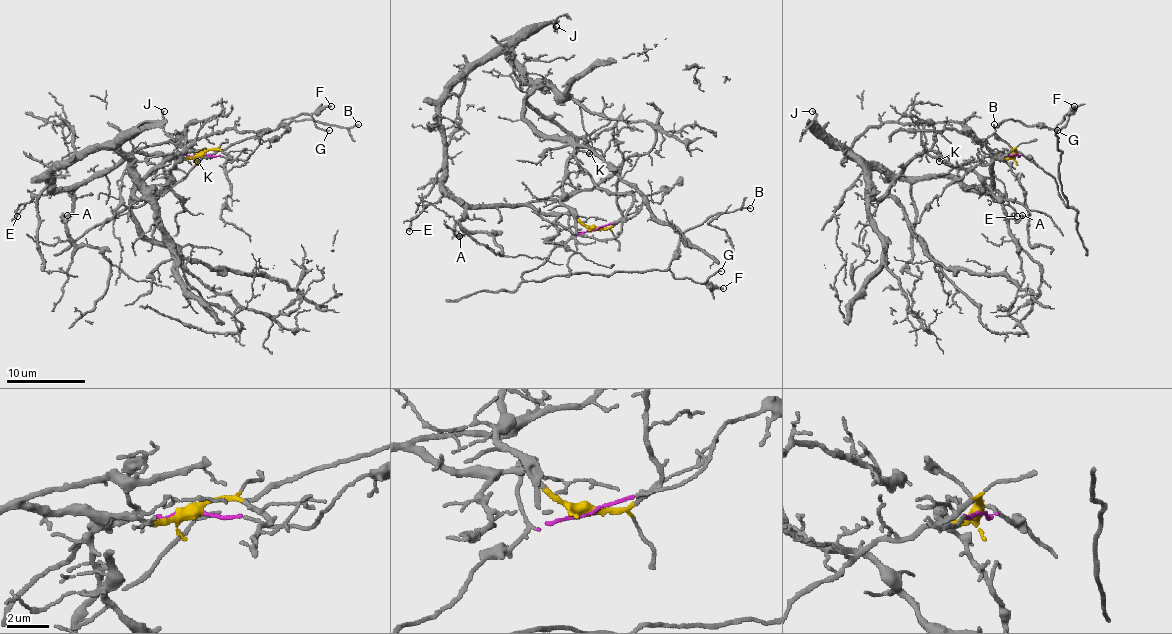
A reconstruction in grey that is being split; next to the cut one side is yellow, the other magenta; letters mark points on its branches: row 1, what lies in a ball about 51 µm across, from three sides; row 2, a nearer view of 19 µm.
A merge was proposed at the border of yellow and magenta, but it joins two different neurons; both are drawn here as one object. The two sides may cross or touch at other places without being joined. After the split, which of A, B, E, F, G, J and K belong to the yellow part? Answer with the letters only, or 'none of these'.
A, E, J, K

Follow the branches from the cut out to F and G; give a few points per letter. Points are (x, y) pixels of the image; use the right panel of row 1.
F: (1015, 153), (1029, 157), (1054, 179), (1066, 206), (1060, 185), (1056, 126), (1074, 106)
G: (1015, 153), (1029, 157), (1054, 179), (1066, 206), (1060, 185), (1056, 132), (1068, 114), (1056, 130)

